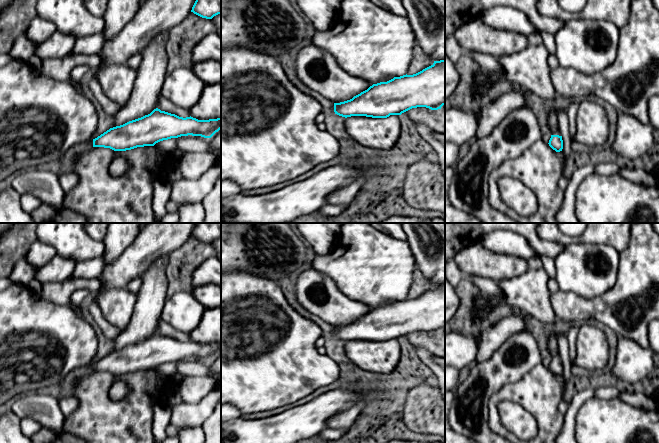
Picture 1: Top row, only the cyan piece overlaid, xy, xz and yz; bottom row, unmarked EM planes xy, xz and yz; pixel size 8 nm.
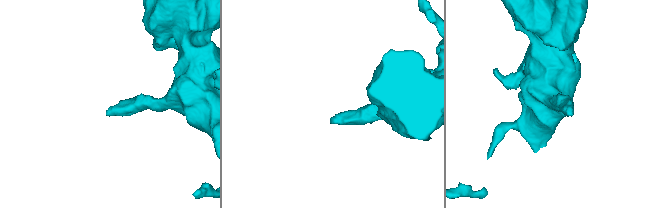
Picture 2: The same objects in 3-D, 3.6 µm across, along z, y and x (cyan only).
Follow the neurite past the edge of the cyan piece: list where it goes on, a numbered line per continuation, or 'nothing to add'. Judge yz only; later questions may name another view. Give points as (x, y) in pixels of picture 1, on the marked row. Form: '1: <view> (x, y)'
1: yz (552, 117)

